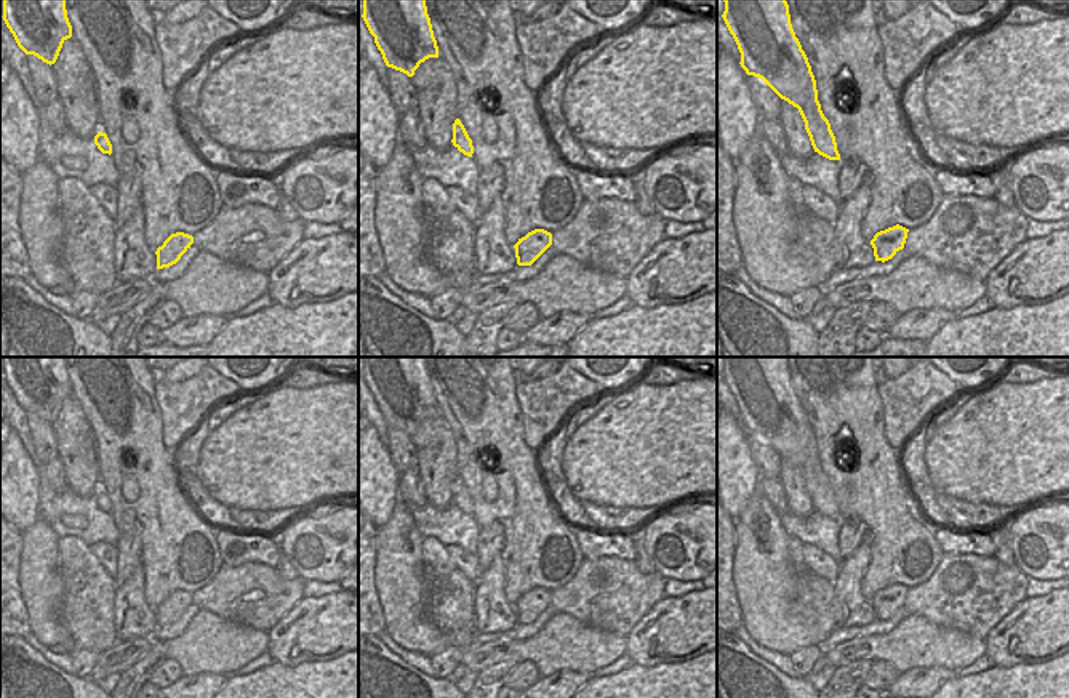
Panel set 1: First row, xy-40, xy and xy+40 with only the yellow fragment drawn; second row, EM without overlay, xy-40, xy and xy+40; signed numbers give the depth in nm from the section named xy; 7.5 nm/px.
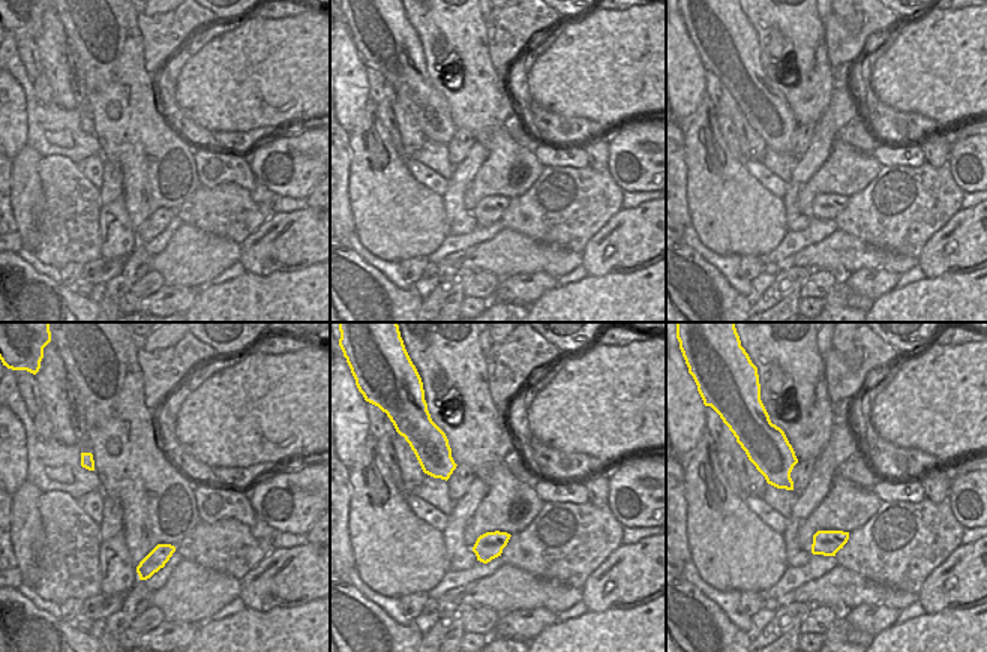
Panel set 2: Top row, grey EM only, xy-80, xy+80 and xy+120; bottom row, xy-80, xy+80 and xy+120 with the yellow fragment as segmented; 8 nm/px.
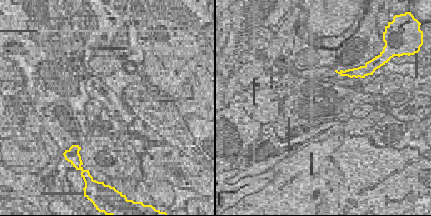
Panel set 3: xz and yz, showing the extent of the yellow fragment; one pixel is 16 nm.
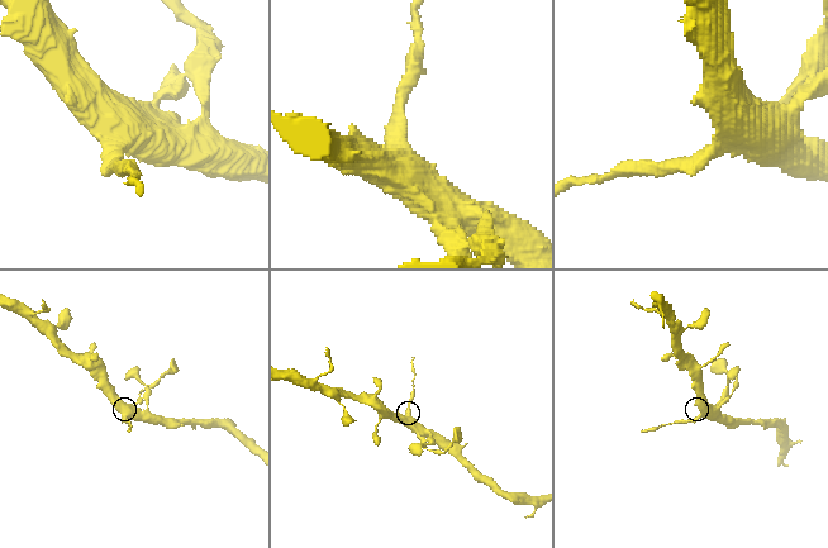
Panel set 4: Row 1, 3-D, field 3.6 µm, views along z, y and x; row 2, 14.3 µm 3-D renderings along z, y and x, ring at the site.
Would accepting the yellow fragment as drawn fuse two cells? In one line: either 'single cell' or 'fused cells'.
fused cells

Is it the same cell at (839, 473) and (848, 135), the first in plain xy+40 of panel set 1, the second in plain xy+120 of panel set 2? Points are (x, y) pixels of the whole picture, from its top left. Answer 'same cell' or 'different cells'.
different cells

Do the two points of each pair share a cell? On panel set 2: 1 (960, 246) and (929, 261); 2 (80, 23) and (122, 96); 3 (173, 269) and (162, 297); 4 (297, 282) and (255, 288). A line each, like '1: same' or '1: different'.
1: same
2: same
3: different
4: same

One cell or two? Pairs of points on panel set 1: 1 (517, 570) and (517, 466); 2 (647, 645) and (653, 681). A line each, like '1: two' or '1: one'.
1: one
2: two

